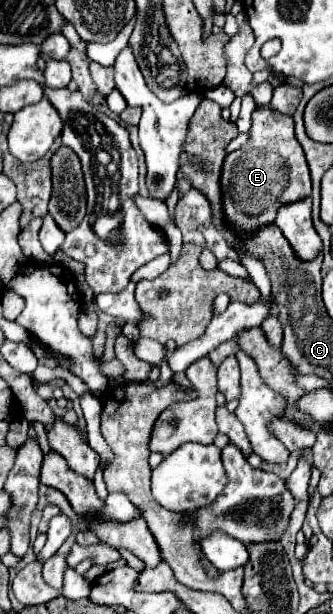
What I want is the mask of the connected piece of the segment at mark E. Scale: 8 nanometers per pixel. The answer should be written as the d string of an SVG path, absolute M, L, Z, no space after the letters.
M256 108L248 142L232 154L226 154L220 174L222 188L222 214L224 224L240 238L246 240L256 230L274 224L276 210L284 204L298 202L312 194L310 172L302 146L294 138L292 116L268 108Z

